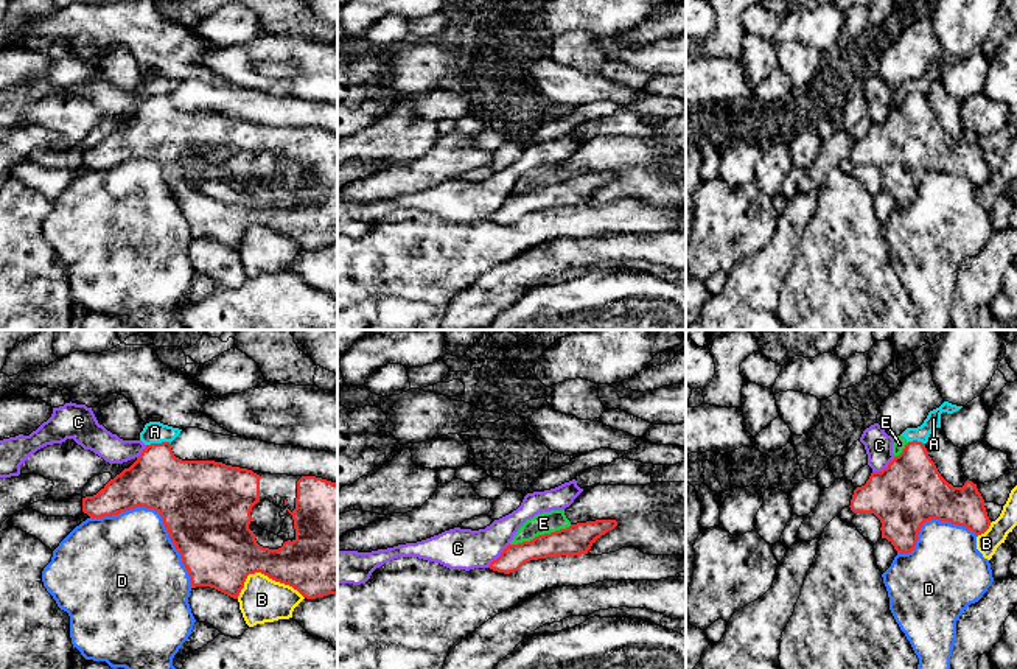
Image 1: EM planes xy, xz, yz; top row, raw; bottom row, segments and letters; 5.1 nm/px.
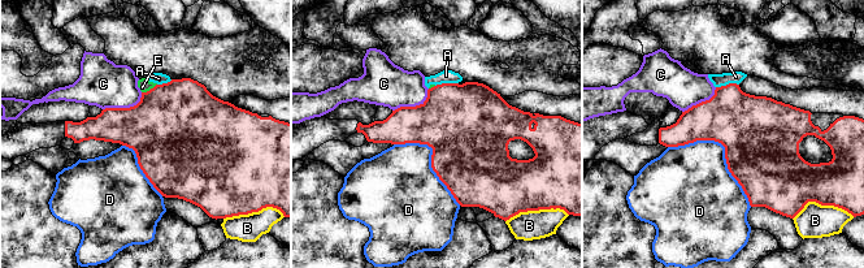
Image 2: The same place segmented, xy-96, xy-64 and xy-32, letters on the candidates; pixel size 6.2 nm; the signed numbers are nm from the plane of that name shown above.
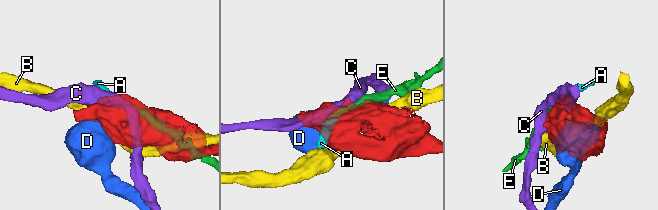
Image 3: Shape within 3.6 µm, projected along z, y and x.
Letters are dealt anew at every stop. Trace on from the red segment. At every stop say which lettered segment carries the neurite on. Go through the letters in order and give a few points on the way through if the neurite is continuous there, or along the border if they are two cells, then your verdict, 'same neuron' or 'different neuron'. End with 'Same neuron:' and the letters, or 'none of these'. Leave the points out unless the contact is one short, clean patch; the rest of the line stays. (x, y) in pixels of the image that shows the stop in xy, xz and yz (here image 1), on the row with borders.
A: border along xy (170, 442), (151, 442), (146, 445); different neuron
B: different neuron
C: different neuron
D: different neuron
E: different neuron
Same neuron: none of these

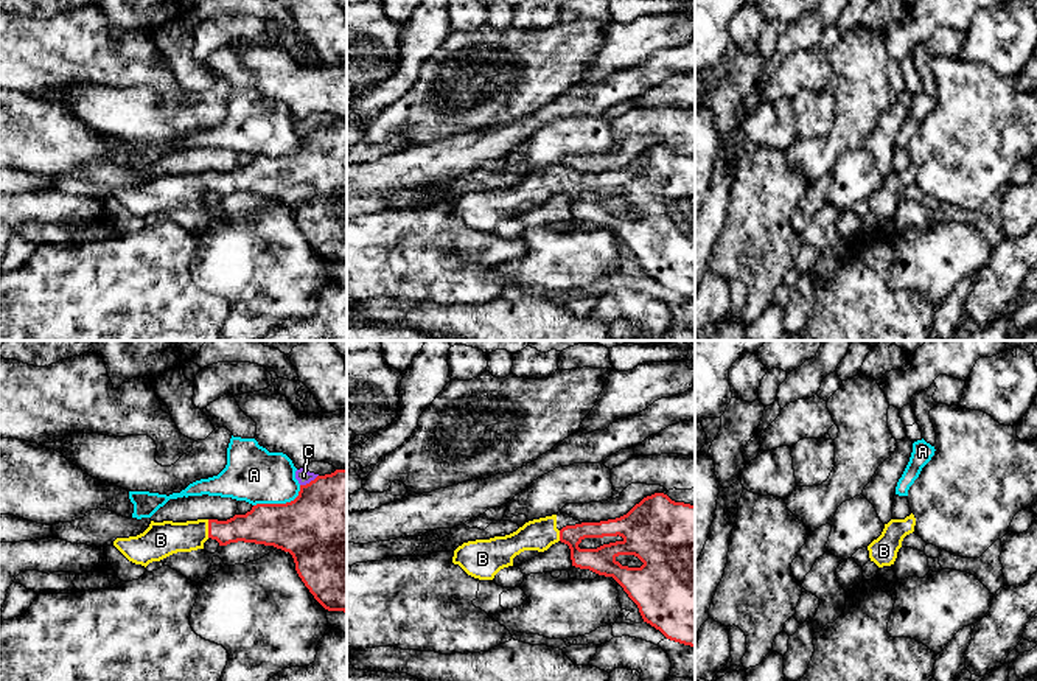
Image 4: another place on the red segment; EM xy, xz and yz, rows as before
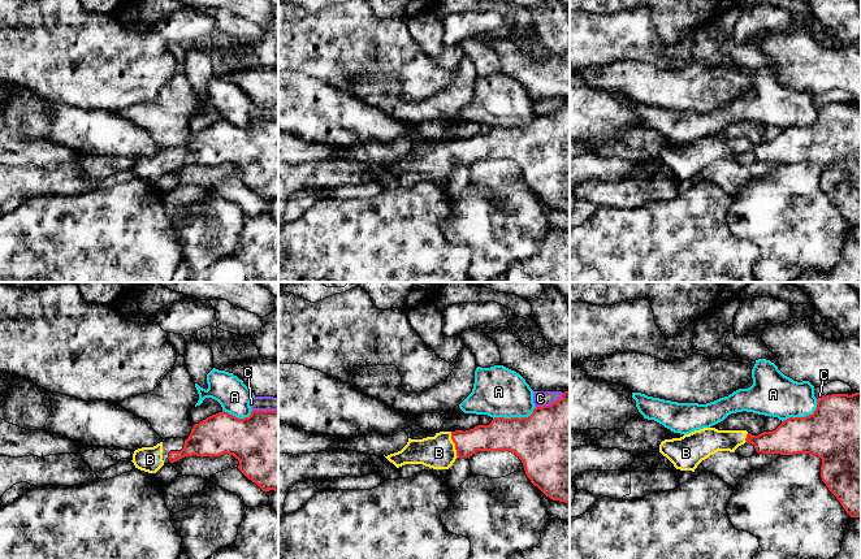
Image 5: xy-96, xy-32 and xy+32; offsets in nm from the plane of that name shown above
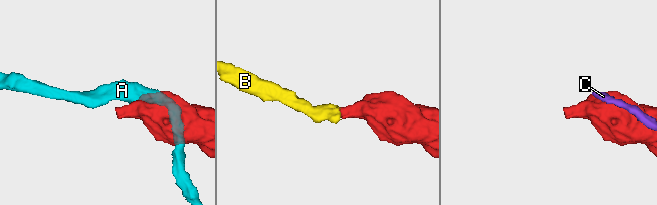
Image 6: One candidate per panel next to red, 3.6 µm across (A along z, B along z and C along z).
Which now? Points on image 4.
A: different neuron
B: runs through xy (257, 526), (209, 529), (187, 537), (165, 538); same neuron
C: different neuron
Same neuron: B

